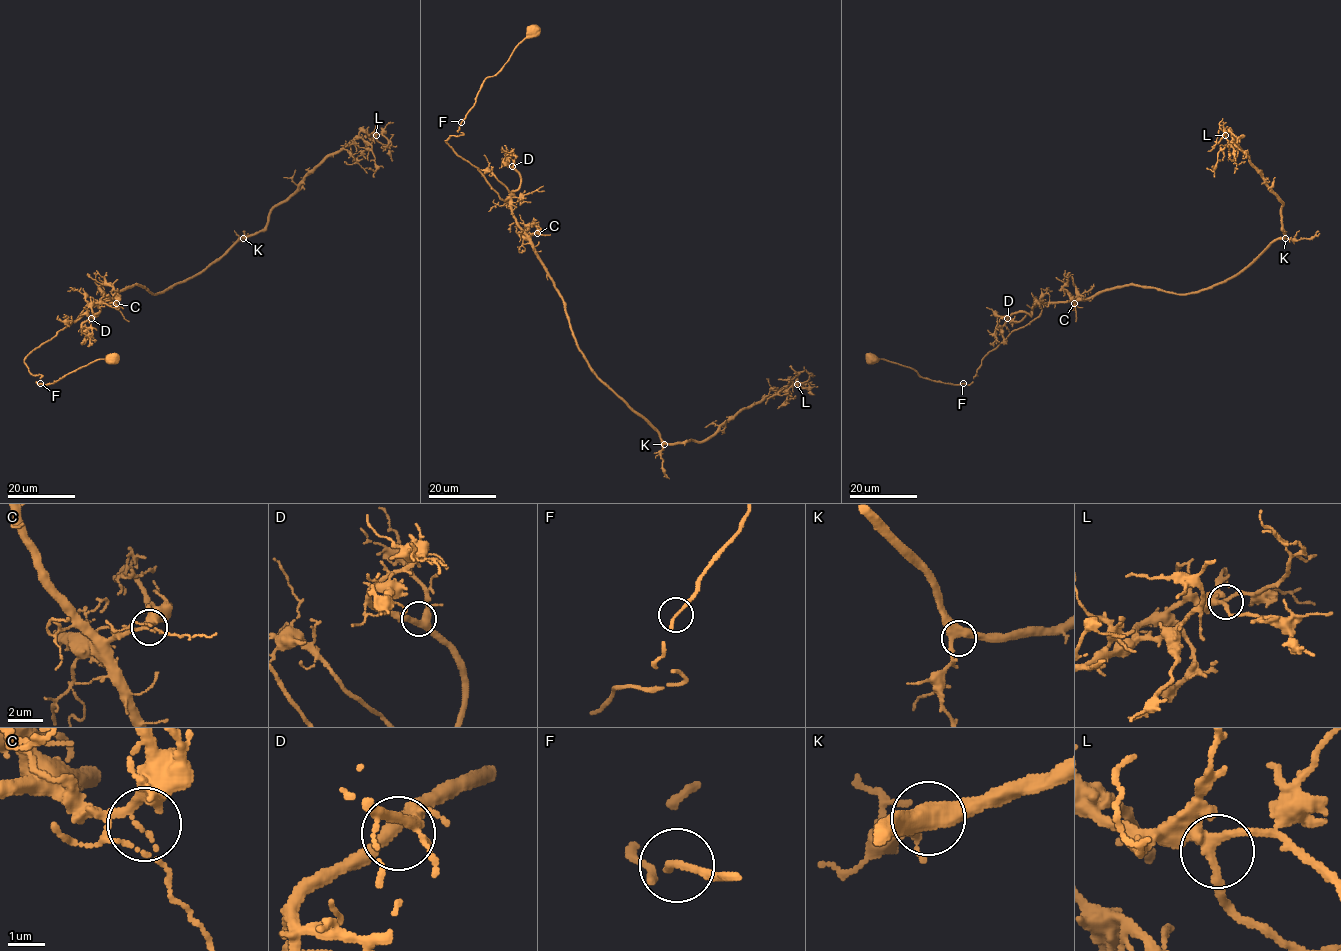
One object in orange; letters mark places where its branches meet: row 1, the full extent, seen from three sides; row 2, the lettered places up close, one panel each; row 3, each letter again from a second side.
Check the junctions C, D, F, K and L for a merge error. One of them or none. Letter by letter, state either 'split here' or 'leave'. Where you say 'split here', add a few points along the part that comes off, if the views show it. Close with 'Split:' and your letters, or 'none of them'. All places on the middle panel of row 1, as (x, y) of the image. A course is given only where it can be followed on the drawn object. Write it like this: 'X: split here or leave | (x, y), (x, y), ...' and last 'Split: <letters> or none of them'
C: leave
D: leave
F: leave
K: leave
L: leave
Split: none of them

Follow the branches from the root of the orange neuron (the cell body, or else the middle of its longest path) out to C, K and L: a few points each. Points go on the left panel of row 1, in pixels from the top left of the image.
C: (112, 358), (99, 358), (46, 384), (38, 384), (42, 376), (33, 375), (24, 362), (88, 303), (116, 303)
K: (112, 358), (46, 384), (24, 362), (88, 303), (134, 285), (162, 292), (201, 273), (243, 238)
L: (112, 358), (46, 384), (24, 362), (90, 303), (201, 273), (260, 232), (326, 157), (361, 131), (376, 135)

